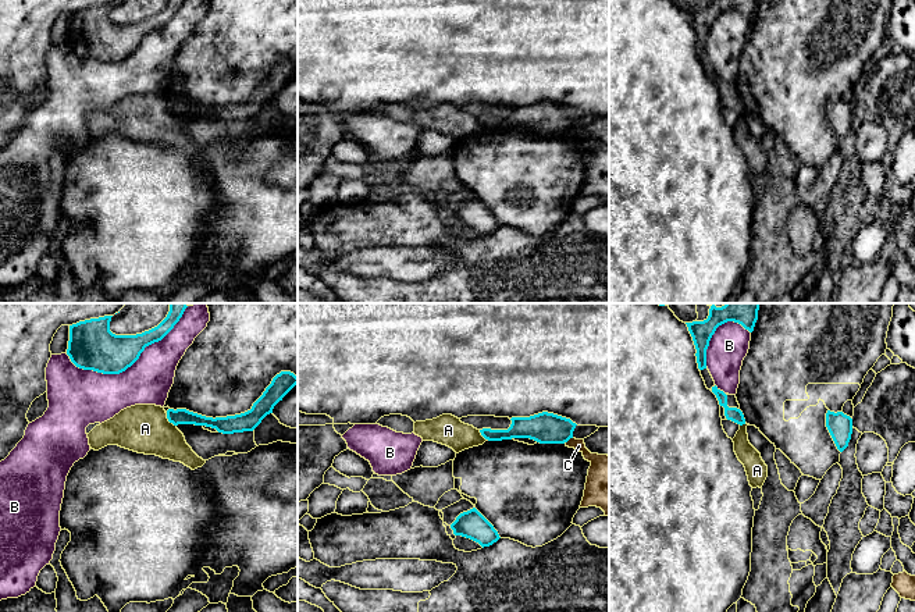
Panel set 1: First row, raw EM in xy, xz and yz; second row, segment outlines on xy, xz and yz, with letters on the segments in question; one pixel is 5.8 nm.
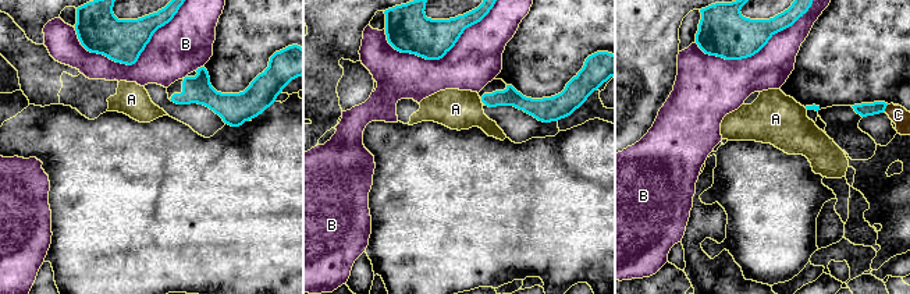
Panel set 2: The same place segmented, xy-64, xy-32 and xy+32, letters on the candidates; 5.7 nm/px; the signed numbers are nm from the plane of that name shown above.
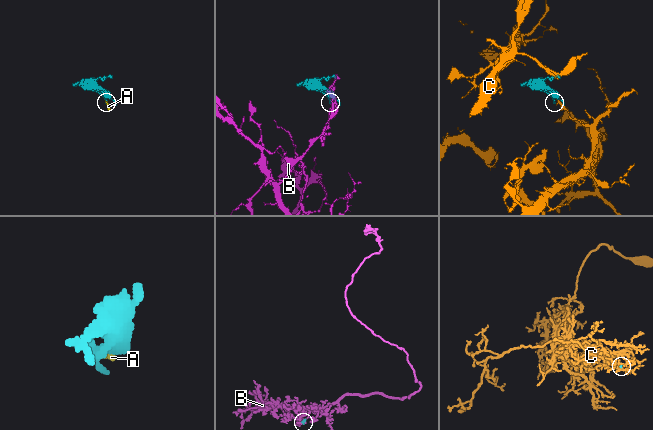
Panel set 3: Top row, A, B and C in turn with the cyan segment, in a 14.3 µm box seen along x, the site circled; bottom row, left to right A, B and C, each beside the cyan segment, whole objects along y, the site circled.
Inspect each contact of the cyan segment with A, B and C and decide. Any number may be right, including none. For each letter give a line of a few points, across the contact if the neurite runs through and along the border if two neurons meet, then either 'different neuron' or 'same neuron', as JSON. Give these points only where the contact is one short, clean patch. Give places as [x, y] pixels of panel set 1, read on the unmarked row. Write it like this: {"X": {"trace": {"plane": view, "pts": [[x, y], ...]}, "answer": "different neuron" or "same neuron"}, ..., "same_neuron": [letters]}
{"A": {"trace": {"plane": "xy", "pts": [[166, 102], [166, 106], [175, 114]]}, "answer": "different neuron"}, "B": {"answer": "different neuron"}, "C": {"answer": "different neuron"}, "same_neuron": []}

